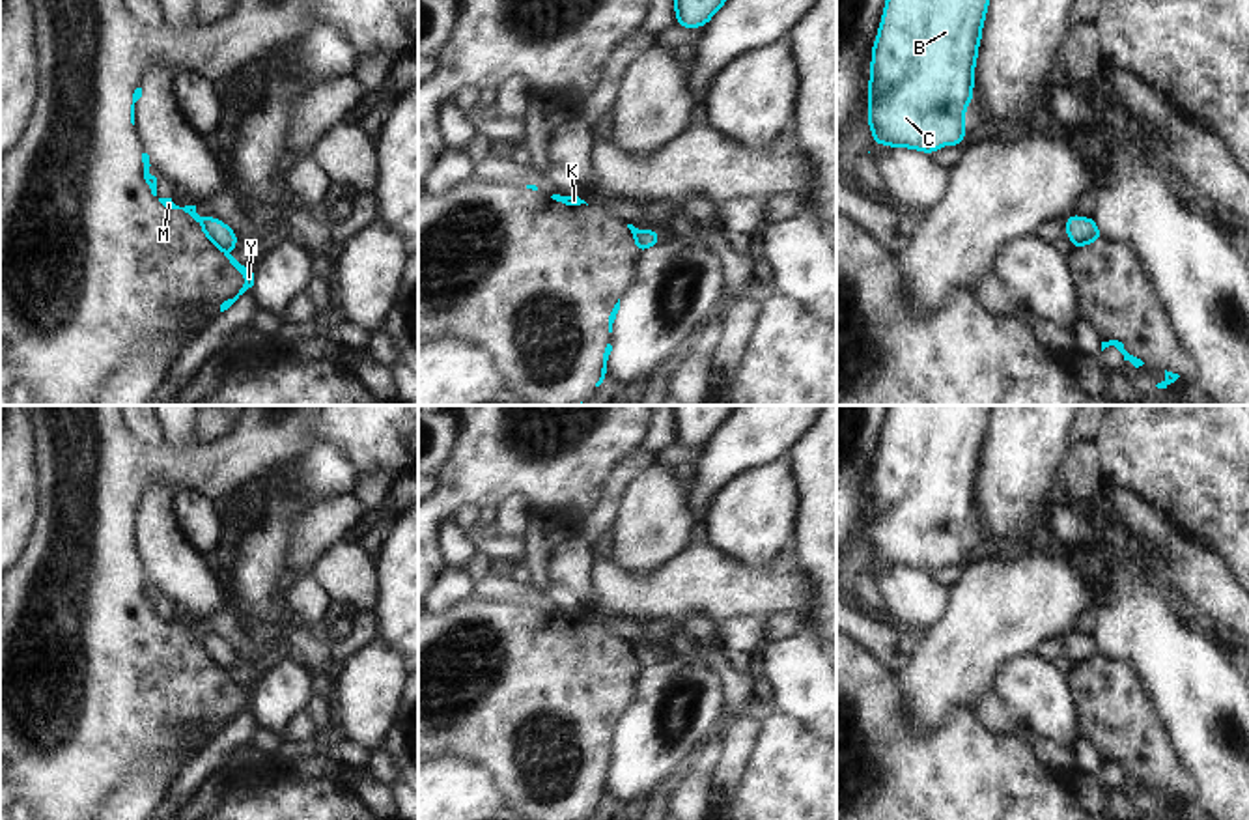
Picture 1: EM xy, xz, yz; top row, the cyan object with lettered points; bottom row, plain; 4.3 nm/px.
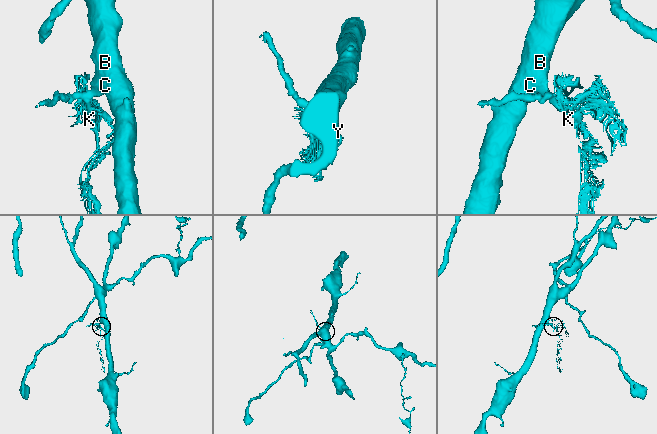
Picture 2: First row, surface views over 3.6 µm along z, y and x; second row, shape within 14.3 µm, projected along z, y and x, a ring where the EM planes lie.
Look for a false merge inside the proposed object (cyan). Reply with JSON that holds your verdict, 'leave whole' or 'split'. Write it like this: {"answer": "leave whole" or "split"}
{"answer": "split"}

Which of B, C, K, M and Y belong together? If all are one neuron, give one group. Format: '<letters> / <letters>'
B C / K M Y

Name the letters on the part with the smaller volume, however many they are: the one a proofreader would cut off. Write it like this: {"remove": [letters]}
{"remove": ["K", "M", "Y"]}

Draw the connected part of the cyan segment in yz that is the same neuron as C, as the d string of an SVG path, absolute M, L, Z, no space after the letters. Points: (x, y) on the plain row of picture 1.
M889 405L876 461L872 463L868 545L879 564L935 572L945 562L963 564L963 534L973 521L975 484L993 405Z

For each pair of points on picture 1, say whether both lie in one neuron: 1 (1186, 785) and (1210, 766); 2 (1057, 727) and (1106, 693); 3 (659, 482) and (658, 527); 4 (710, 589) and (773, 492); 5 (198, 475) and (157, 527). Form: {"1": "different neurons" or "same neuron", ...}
{"1": "different neurons", "2": "different neurons", "3": "same neuron", "4": "different neurons", "5": "different neurons"}

